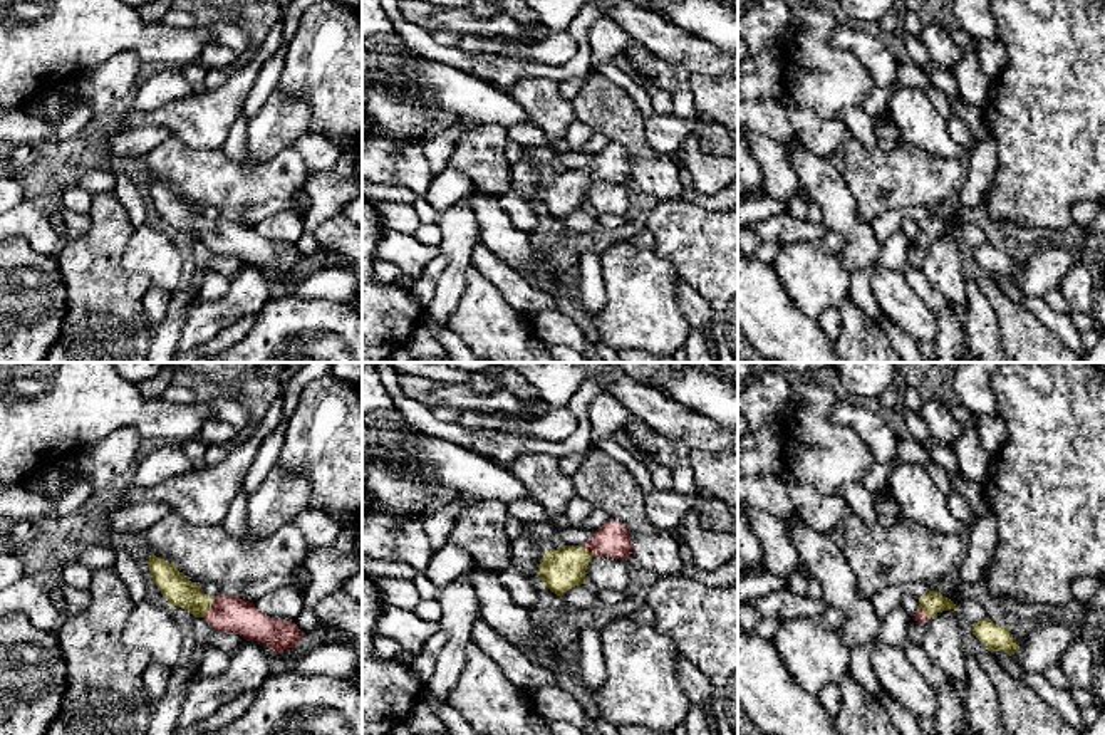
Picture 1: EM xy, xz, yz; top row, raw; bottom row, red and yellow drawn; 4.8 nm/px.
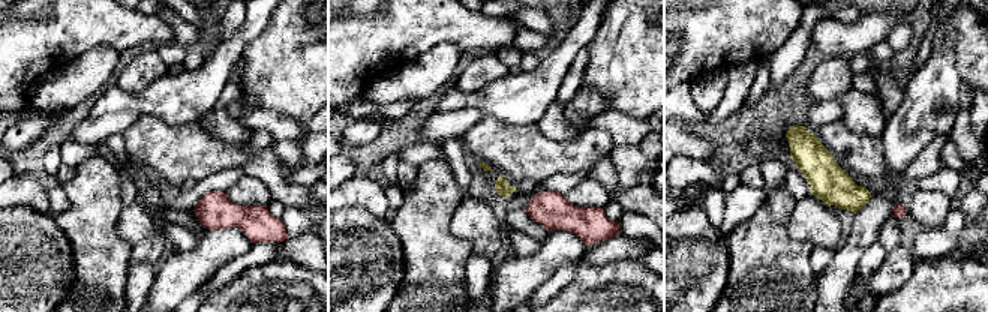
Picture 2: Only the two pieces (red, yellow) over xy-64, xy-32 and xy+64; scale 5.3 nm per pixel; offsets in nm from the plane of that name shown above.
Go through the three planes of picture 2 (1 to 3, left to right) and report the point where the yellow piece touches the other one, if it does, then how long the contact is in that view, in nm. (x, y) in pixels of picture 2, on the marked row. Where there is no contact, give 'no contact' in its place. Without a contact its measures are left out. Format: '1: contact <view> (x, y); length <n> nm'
1: no contact
2: no contact
3: no contact

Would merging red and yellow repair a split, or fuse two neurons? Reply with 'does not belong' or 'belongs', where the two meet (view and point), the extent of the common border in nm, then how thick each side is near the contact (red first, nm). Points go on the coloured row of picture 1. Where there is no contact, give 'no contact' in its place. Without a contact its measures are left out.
belongs; contact xy (212, 606); length 120 nm; calibres 170 and 150 nm

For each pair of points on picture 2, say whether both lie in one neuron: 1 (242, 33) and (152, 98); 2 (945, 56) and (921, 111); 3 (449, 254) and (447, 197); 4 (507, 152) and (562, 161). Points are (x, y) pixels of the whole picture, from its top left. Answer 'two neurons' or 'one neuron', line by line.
1: one neuron
2: one neuron
3: one neuron
4: one neuron

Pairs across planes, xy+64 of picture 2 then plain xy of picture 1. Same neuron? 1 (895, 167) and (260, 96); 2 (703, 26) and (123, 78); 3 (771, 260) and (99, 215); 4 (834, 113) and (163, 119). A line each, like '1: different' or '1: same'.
1: different
2: different
3: same
4: different

